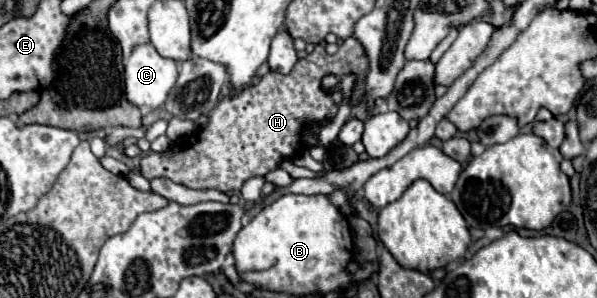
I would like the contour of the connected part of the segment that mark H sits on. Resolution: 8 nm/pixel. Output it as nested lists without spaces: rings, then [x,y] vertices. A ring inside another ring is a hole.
[[[347,37],[335,55],[327,55],[323,45],[315,45],[315,51],[305,59],[299,59],[291,73],[281,75],[269,71],[259,79],[257,85],[247,85],[243,91],[223,97],[219,105],[209,115],[209,123],[185,139],[185,143],[173,145],[165,153],[149,153],[141,157],[141,173],[145,179],[165,177],[173,183],[191,189],[219,189],[223,193],[239,191],[243,181],[249,177],[265,177],[269,171],[277,169],[283,159],[293,159],[297,151],[303,151],[301,135],[305,127],[319,123],[327,125],[339,111],[343,103],[341,89],[331,93],[323,91],[323,77],[335,75],[357,75],[351,91],[351,105],[357,105],[365,97],[365,79],[369,73],[367,53],[359,39]]]

